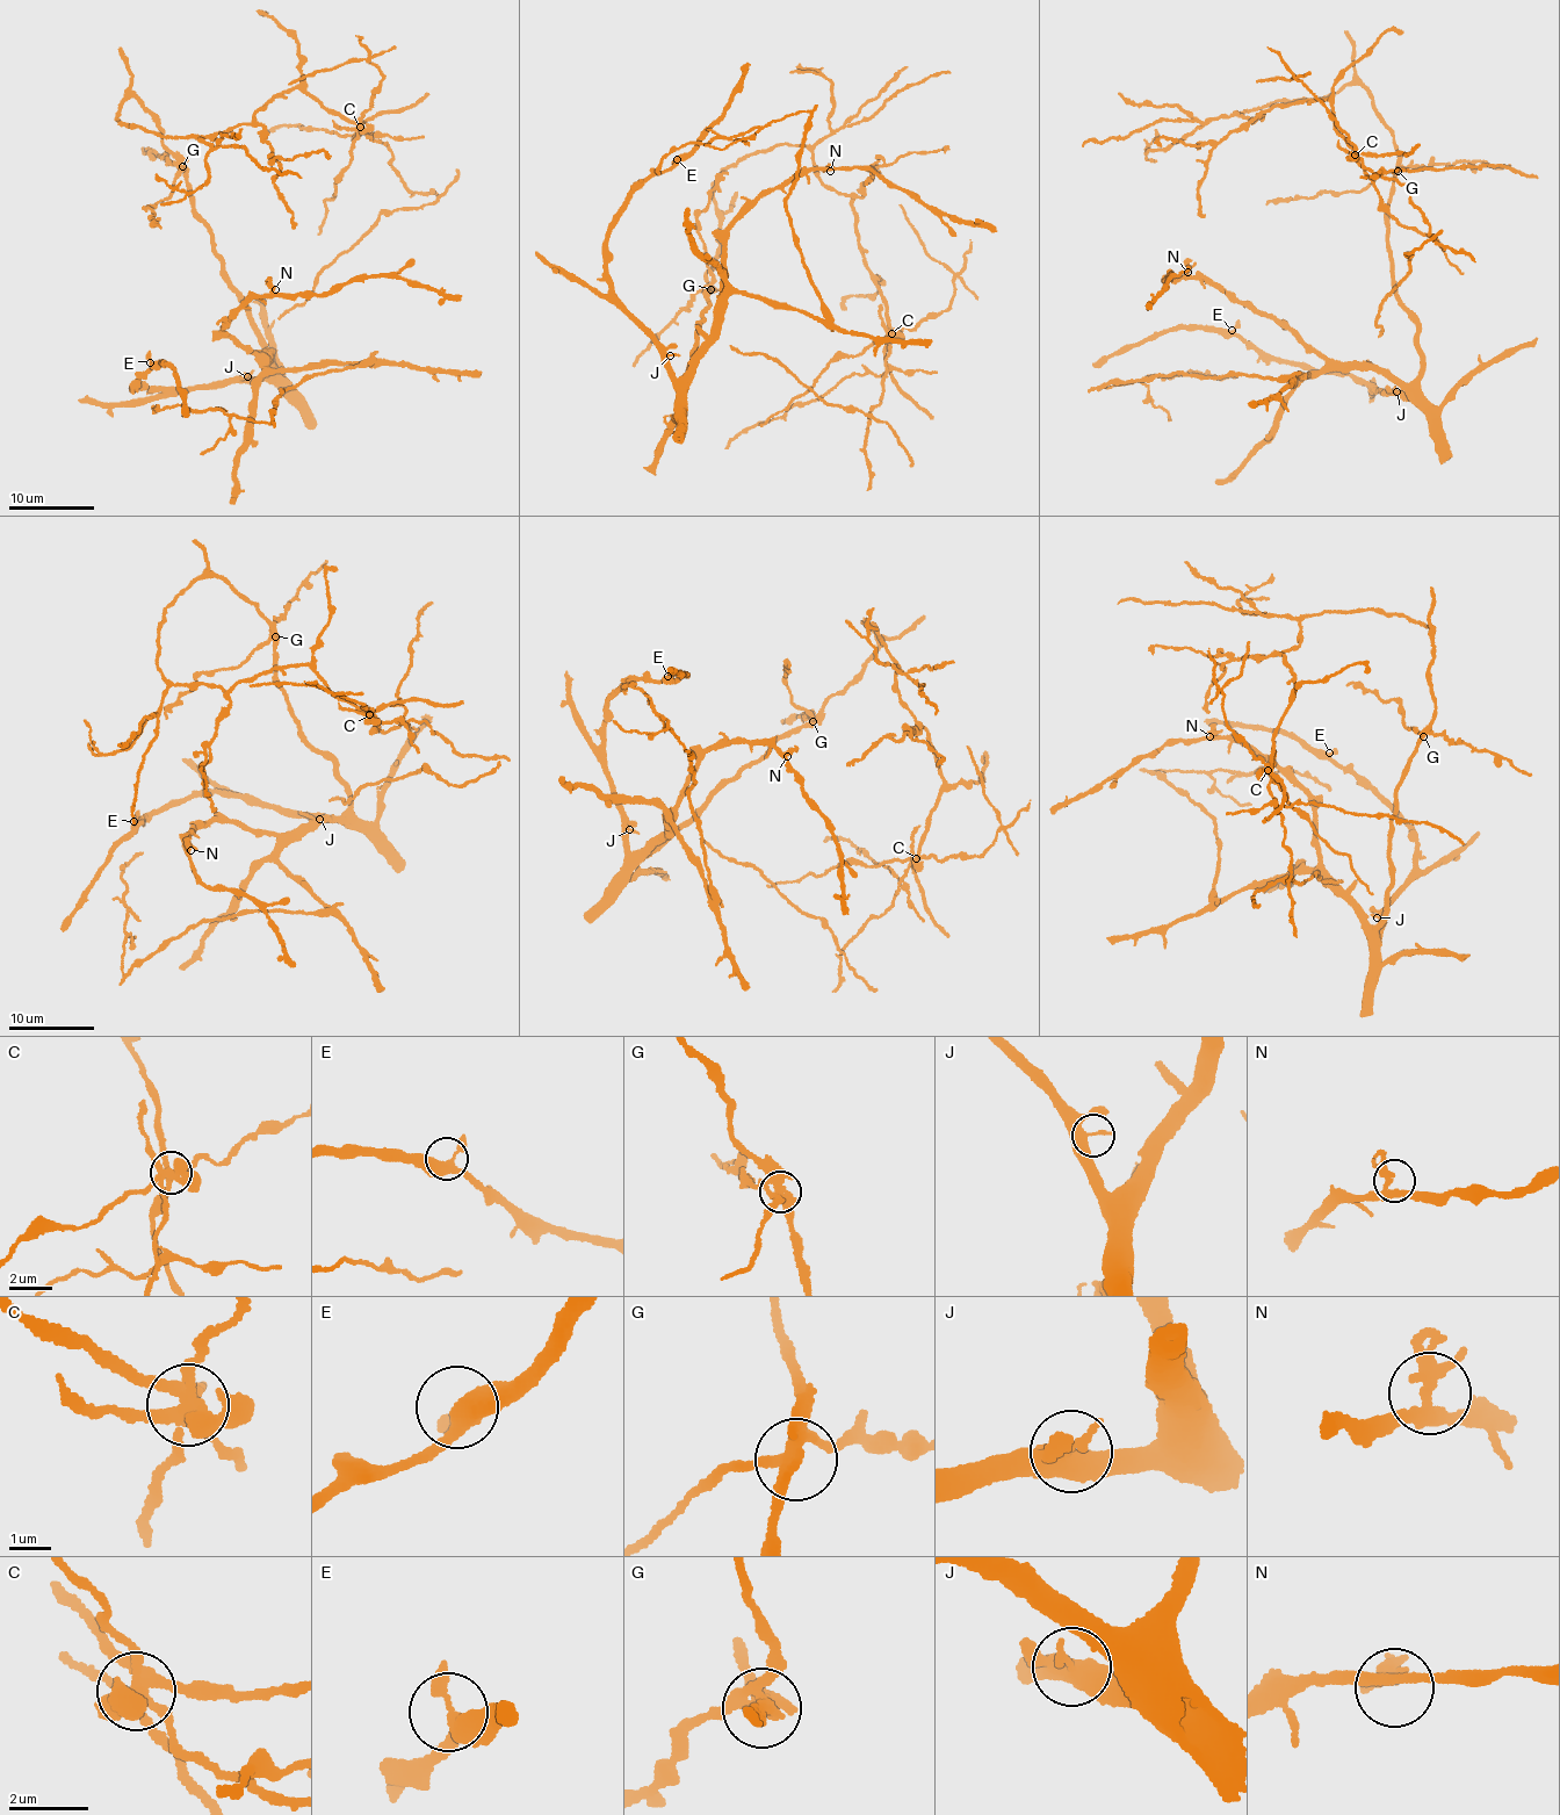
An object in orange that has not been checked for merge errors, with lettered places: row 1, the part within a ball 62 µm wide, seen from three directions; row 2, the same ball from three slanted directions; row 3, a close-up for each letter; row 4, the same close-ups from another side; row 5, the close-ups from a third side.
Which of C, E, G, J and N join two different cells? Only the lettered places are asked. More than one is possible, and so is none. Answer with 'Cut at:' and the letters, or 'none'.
Cut at: C, G

